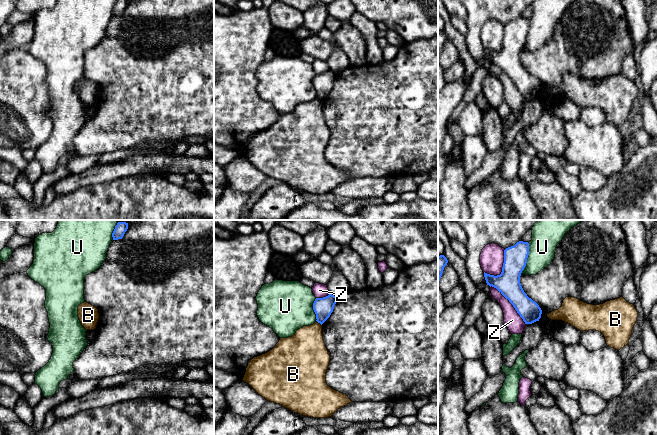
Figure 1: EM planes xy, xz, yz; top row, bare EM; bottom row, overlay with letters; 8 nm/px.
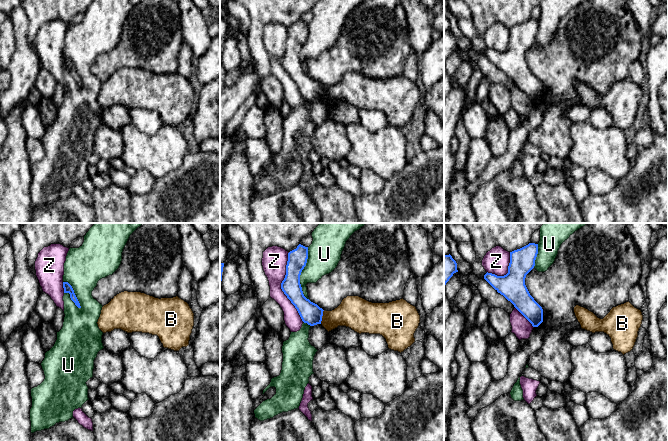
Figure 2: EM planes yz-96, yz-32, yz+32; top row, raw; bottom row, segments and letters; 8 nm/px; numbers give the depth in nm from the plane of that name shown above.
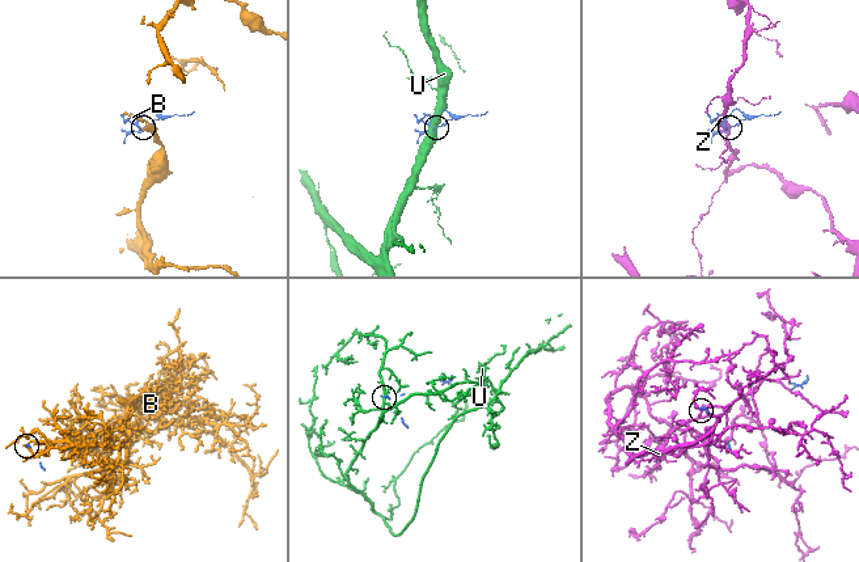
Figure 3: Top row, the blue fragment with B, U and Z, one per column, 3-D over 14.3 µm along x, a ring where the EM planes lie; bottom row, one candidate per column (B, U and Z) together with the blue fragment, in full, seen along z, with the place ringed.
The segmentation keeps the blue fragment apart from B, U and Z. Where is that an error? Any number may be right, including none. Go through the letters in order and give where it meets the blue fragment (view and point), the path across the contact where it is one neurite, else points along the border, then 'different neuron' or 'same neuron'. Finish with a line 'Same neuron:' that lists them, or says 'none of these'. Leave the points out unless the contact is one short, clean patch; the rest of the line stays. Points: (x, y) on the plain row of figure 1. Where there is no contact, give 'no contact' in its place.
B: xz (319, 98) | along xz (316, 96), (321, 101) | different neuron
U: yz (527, 33) | different neuron
Z: yz (511, 79) | different neuron
Same neuron: none of these

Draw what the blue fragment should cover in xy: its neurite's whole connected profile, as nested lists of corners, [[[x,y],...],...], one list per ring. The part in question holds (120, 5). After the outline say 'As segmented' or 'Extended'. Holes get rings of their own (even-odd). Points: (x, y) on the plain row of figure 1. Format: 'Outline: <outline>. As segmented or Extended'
Outline: [[[117,0],[112,9],[113,16],[122,15],[128,5],[128,0]]]. As segmented

